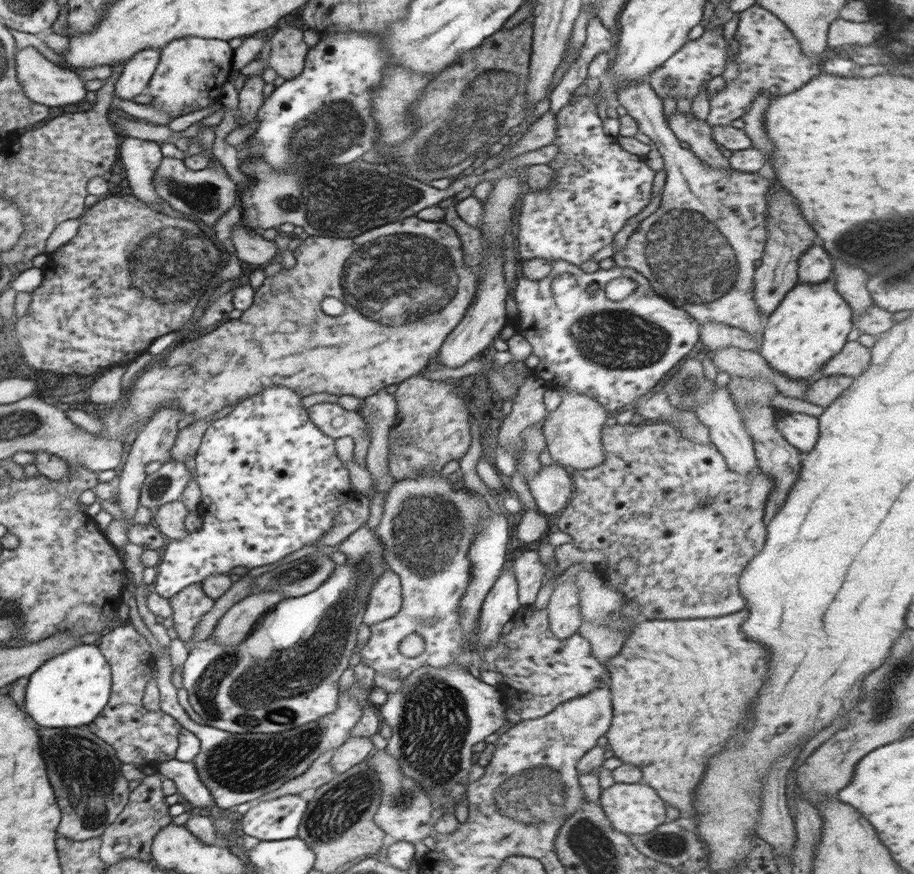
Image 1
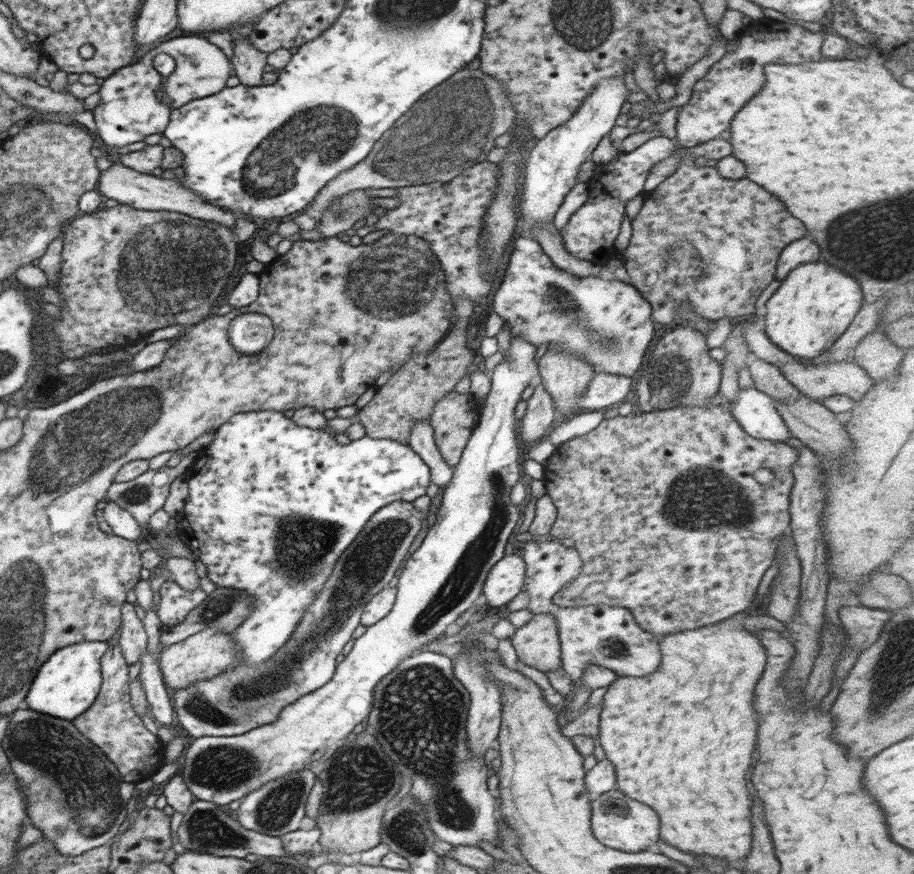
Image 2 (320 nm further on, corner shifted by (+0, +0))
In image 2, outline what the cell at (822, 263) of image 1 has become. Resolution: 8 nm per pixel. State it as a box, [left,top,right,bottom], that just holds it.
[775,238,821,280]

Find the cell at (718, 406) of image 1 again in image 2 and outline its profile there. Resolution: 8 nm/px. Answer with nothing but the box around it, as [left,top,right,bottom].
[636,324,722,412]

